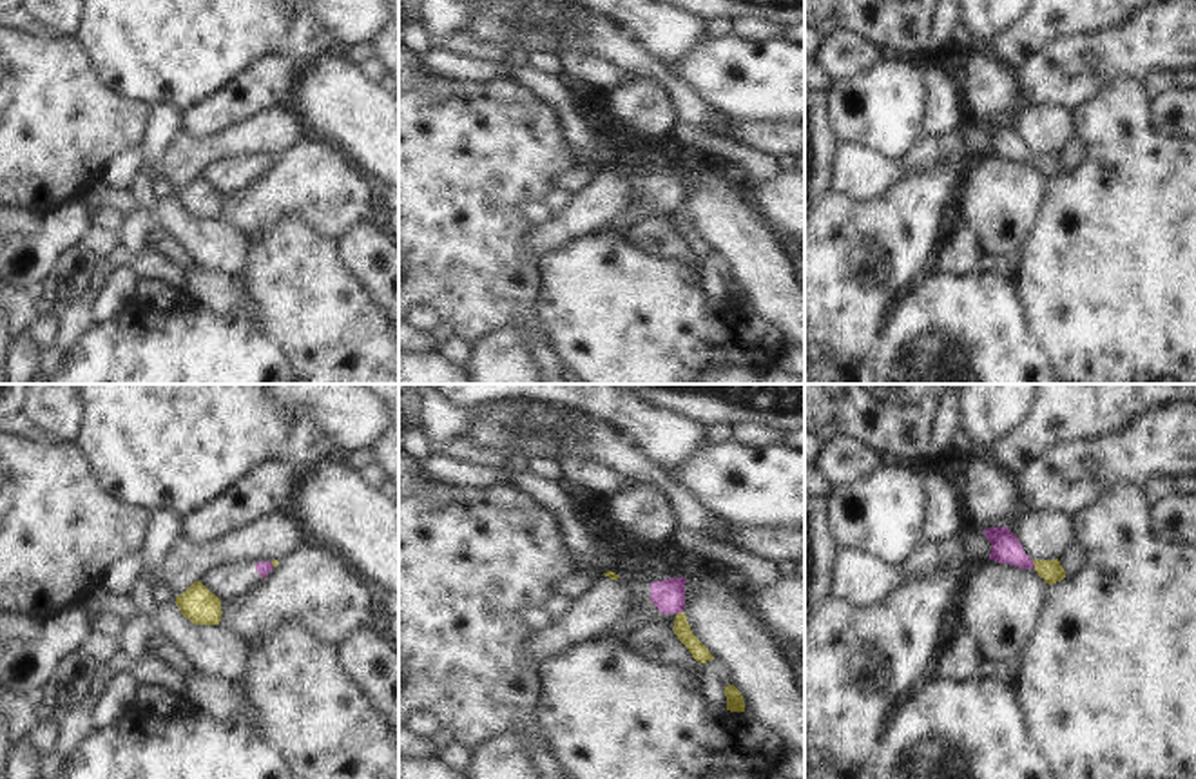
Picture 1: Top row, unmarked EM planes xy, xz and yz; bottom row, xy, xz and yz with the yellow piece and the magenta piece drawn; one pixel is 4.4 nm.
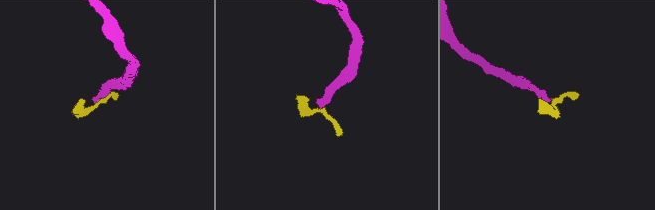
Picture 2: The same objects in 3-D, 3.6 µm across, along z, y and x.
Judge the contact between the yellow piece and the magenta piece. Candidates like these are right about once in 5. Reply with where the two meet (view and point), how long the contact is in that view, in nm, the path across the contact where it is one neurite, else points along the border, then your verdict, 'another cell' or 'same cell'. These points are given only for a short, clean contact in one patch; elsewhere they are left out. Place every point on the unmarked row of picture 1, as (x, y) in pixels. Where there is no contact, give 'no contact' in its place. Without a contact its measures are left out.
contact xz (678, 207); length 40 nm; border xz (682, 205), (676, 209); another cell

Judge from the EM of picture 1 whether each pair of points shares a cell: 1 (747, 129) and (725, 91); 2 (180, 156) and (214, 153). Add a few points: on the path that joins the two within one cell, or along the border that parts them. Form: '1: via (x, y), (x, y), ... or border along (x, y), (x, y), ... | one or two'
1: border along (720, 115), (785, 120) | two
2: via (189, 156), (205, 153) | one

